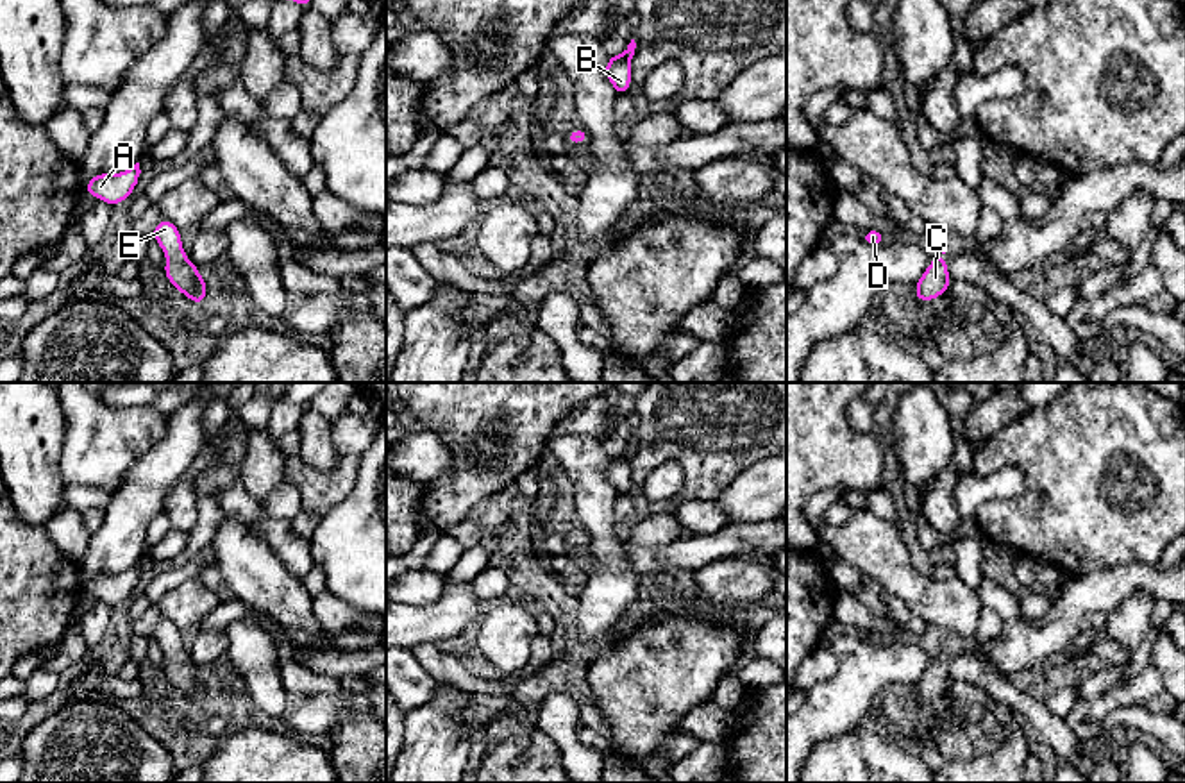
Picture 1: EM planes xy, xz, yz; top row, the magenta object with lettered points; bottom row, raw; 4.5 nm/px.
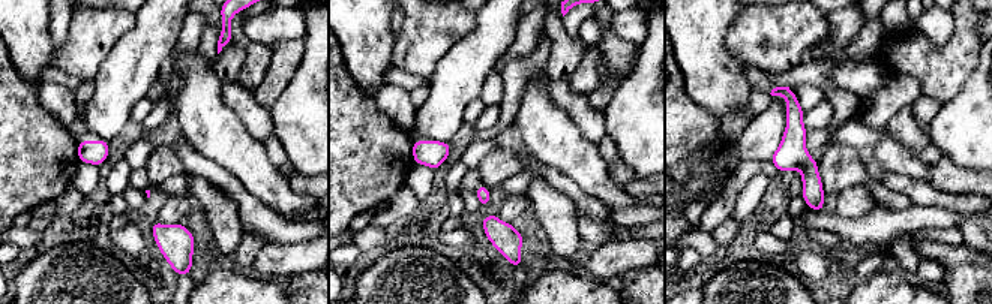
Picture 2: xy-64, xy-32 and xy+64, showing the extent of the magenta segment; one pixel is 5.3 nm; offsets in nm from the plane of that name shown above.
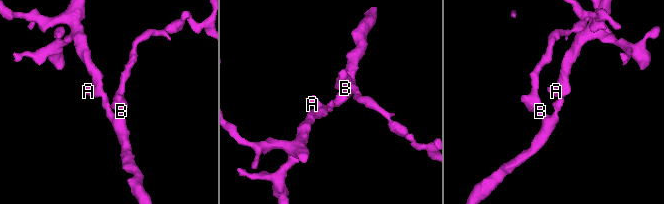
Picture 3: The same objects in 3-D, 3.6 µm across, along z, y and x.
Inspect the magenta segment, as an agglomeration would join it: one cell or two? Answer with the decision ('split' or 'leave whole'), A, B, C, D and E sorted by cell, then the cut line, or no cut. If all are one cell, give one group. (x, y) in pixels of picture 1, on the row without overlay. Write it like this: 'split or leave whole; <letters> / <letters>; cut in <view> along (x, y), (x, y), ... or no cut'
leave whole; A B C D E; no cut

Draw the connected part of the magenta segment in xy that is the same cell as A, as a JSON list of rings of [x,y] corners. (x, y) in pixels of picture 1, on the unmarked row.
[[[139,563],[120,574],[98,574],[89,579],[84,594],[107,602],[111,608],[127,601],[139,581]]]

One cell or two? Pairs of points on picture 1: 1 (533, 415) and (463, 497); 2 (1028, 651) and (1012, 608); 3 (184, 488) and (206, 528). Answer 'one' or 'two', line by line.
1: one
2: two
3: two

